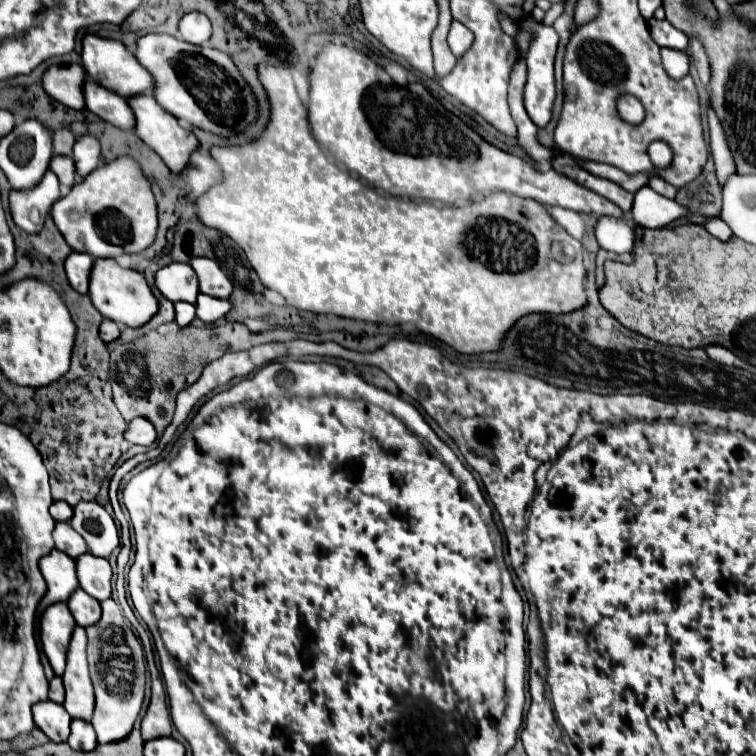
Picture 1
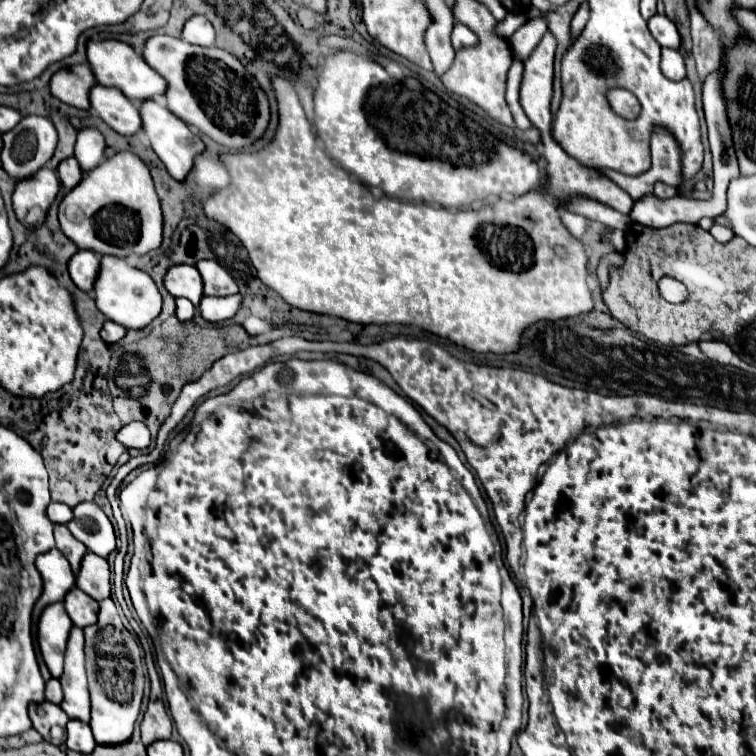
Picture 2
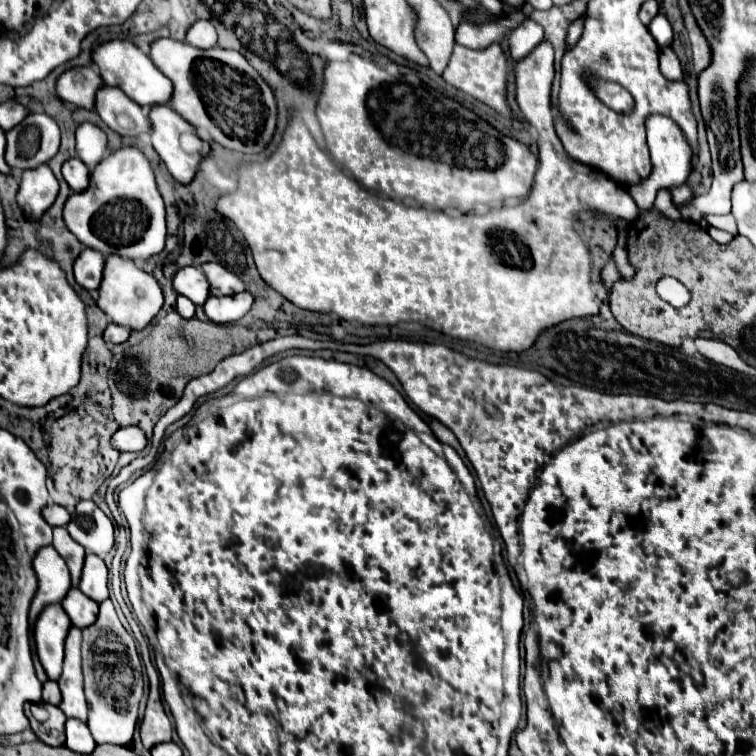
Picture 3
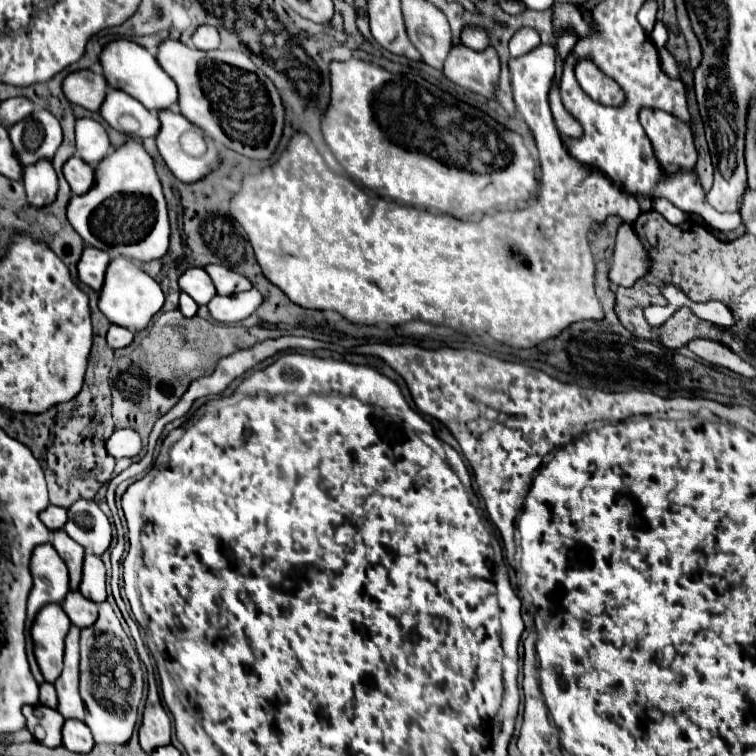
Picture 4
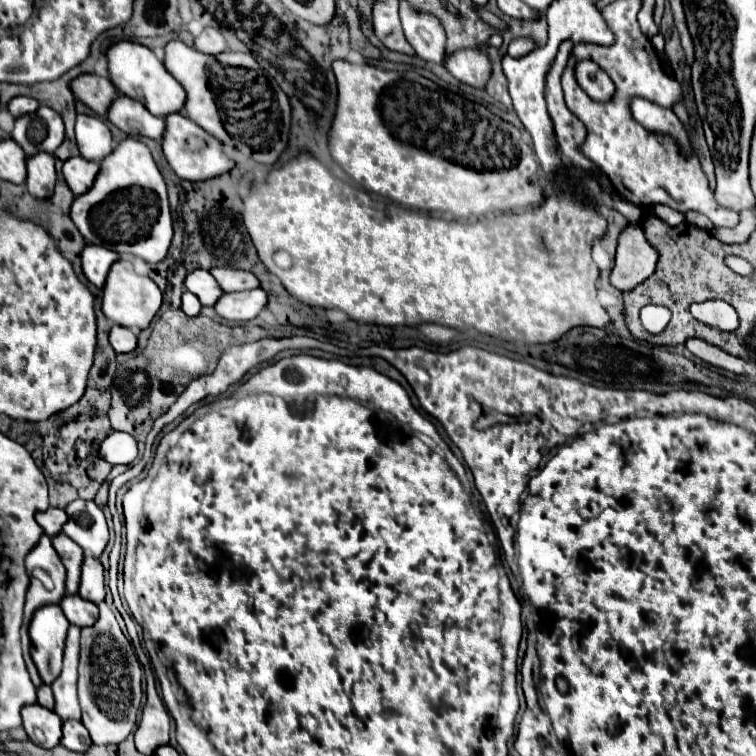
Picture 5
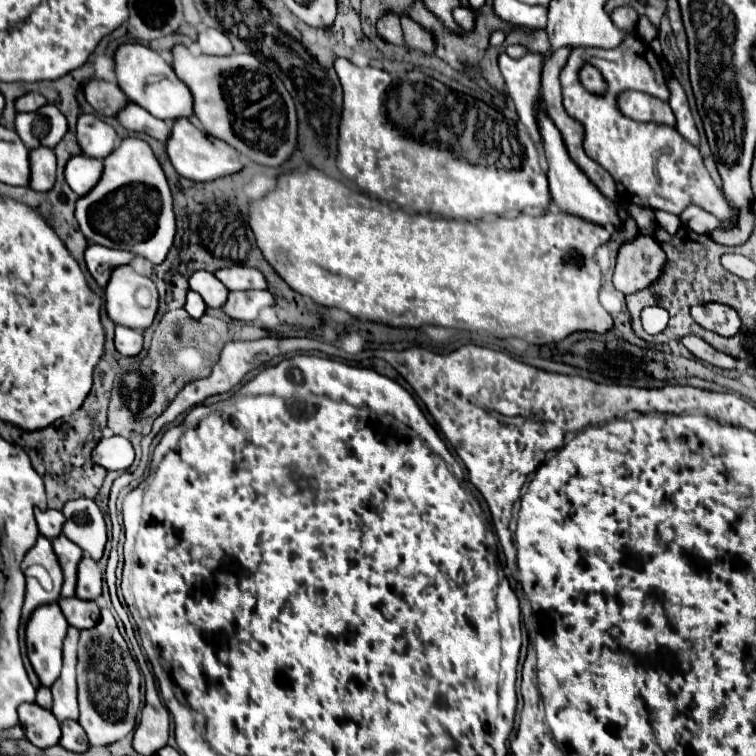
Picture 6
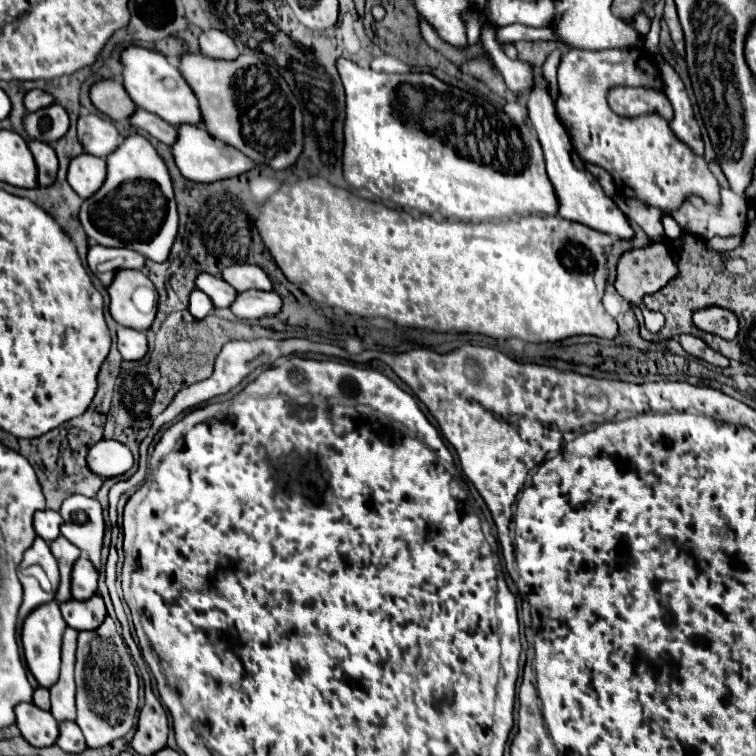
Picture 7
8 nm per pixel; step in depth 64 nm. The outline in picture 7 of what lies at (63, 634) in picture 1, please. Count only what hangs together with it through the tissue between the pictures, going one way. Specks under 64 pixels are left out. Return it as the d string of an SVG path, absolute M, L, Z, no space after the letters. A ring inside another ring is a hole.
M56 602L44 604L36 608L22 626L22 648L24 648L24 658L28 662L30 672L38 680L42 688L50 688L60 674L60 646L62 646L62 634L66 630L66 622L60 614L60 606Z

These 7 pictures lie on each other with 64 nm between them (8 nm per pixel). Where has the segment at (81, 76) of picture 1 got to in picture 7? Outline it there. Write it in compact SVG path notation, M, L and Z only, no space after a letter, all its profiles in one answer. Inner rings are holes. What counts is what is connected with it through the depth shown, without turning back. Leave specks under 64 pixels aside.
M100 80L92 84L90 100L104 116L112 120L124 120L136 110L136 104L126 96L122 82L114 80Z

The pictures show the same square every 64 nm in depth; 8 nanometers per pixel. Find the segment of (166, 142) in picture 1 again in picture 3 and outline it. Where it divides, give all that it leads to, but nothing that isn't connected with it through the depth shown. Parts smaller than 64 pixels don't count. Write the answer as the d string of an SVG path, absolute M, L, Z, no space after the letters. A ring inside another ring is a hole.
M166 104L150 106L148 118L152 126L150 136L154 150L160 154L174 180L178 180L180 184L188 184L194 178L198 164L206 152L202 150L200 154L188 154L182 150L180 134L192 132L192 126Z

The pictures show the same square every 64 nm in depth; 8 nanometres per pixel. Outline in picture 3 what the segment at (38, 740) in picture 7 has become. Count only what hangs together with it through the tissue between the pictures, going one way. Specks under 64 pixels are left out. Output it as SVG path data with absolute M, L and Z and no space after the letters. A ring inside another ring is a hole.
M26 704L26 716L30 720L30 726L34 730L34 734L50 744L50 746L62 746L64 744L64 724L66 724L66 716L64 712L58 708L58 706L52 706L52 704L44 704L44 708L48 710L48 720L46 722L38 722L32 712L30 712L30 706Z

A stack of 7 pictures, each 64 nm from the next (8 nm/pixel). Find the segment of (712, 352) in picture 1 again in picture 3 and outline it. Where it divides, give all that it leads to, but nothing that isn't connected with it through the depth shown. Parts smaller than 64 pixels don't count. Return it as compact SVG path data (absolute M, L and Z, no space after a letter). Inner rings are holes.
M696 338L694 344L696 344L696 350L704 358L708 358L708 360L712 360L716 364L730 366L730 368L736 370L736 352L728 344L724 344L722 340L716 340L716 338Z

